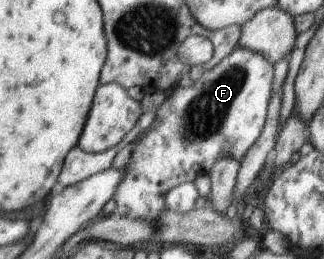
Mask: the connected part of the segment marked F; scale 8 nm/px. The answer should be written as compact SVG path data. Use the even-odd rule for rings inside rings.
M237 46L229 56L223 58L215 68L206 70L202 74L202 77L192 83L191 86L176 87L174 91L168 92L167 100L165 99L163 101L161 106L159 106L159 110L157 110L157 114L155 114L155 120L152 122L153 126L151 126L151 128L145 132L145 136L140 138L139 142L136 142L135 146L131 148L130 161L127 163L127 170L125 170L127 176L123 176L121 184L117 186L117 190L115 190L115 194L113 195L113 200L115 200L117 204L115 214L131 220L153 221L155 218L159 218L167 209L167 206L165 206L165 194L167 194L171 188L175 188L175 186L179 186L179 184L184 182L194 182L198 176L207 174L207 172L211 170L212 164L219 160L219 158L229 158L229 156L231 156L231 158L242 162L246 156L246 152L259 138L259 134L261 134L261 130L263 130L263 126L265 126L267 106L269 106L269 100L272 96L271 86L273 83L273 71L274 65L271 64L269 60L265 60L263 54L253 52L253 50L249 50L249 48Z

